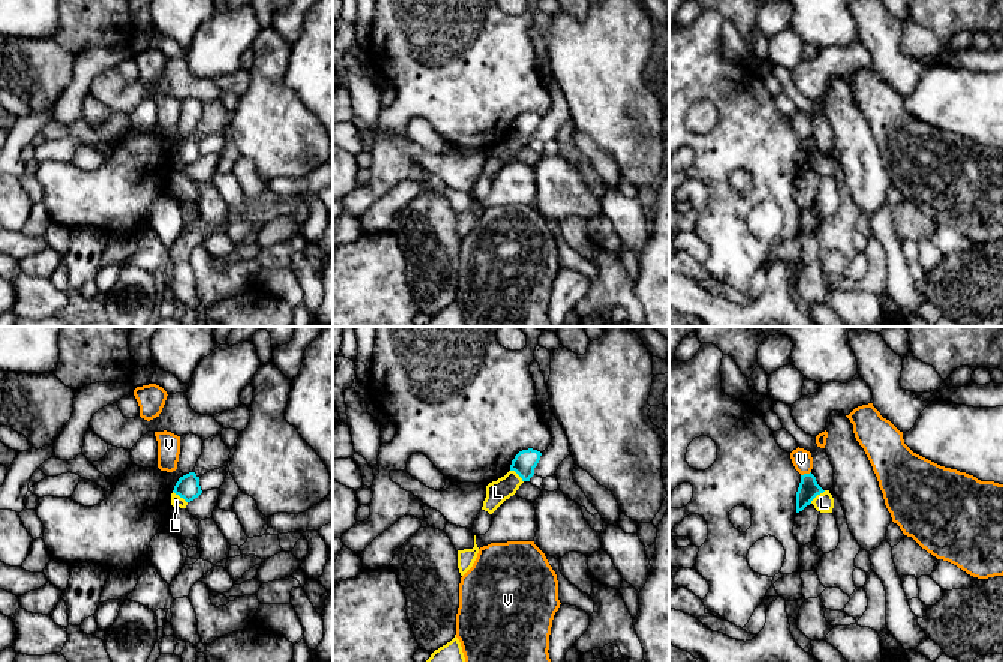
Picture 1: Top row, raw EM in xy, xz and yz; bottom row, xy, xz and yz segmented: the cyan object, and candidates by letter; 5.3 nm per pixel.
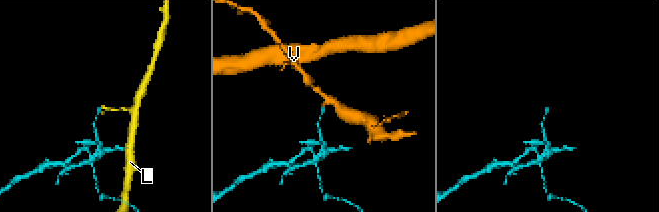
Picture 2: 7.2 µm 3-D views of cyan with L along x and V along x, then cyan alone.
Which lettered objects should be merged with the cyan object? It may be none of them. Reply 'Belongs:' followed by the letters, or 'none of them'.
Belongs: none of them

